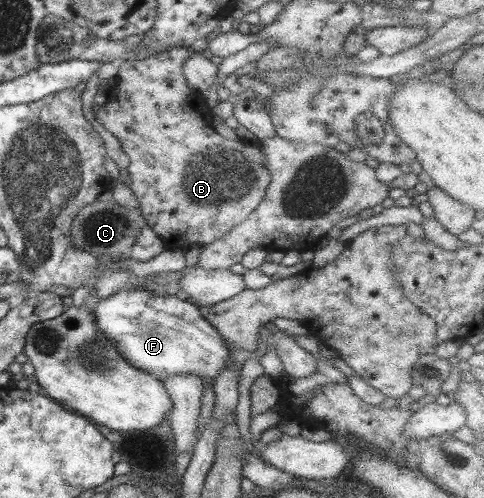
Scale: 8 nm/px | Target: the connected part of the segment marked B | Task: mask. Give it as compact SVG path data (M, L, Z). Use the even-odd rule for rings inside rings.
M181 45L163 50L157 55L147 56L145 58L137 58L131 60L122 60L117 62L118 71L116 74L116 84L111 89L107 90L107 101L102 108L95 113L95 119L101 124L115 139L119 140L122 151L129 157L131 161L128 170L131 179L130 189L133 195L140 203L139 210L149 226L163 241L163 248L165 250L182 250L186 253L193 247L193 244L203 249L214 243L215 240L221 239L226 233L234 229L236 225L243 223L249 217L249 214L261 203L265 197L265 191L271 183L271 176L265 168L265 158L263 152L258 145L251 145L245 141L237 139L230 141L224 139L211 126L211 117L209 108L206 102L201 98L201 94L194 91L187 83L186 77L183 73L183 66L186 61L194 54L194 49L189 46Z

